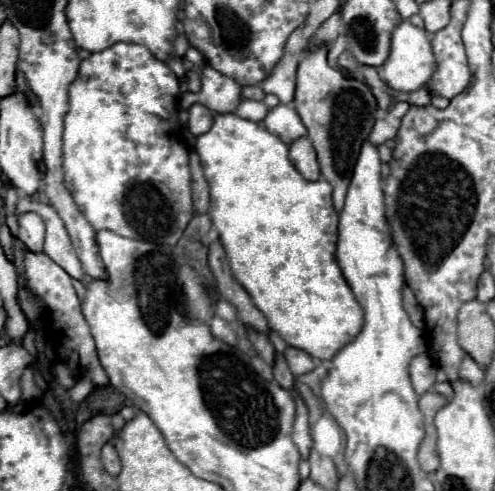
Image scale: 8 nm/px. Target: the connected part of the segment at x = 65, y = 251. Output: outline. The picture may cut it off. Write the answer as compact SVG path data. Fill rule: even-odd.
M20 196L16 212L38 212L46 224L46 240L44 240L44 254L48 254L58 266L62 266L72 278L84 282L86 274L82 264L74 252L70 236L60 220L58 212L50 204L42 204L32 200L30 196Z

